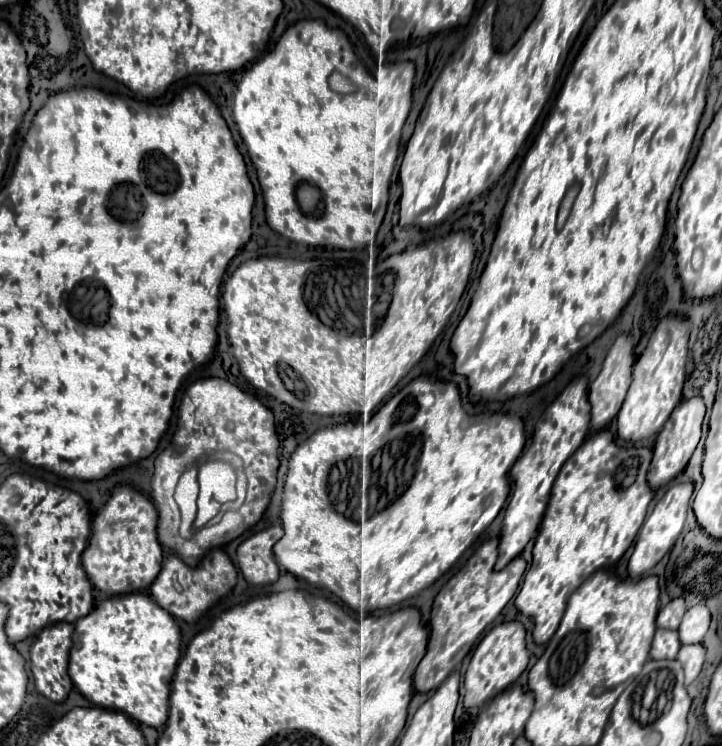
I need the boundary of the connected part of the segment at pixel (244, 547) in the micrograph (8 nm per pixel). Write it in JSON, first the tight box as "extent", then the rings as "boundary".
{"extent":[238,526,282,584],"boundary":[[[270,526],[246,538],[238,546],[238,564],[250,584],[268,584],[278,580],[278,564],[274,558],[274,544],[282,538],[282,526]]]}

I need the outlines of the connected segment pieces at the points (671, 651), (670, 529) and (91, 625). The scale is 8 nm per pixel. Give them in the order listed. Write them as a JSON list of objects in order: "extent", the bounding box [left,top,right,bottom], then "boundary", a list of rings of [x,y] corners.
[{"extent":[650,628,680,660],"boundary":[[[658,628],[654,634],[654,642],[652,642],[652,650],[650,650],[650,658],[654,660],[662,660],[662,658],[676,658],[680,650],[680,640],[678,640],[678,632],[676,630],[664,630]]]},{"extent":[628,482,692,578],"boundary":[[[684,482],[684,484],[674,484],[654,506],[652,514],[644,520],[638,538],[636,538],[636,546],[634,552],[630,556],[628,562],[628,572],[632,578],[640,578],[644,572],[648,572],[656,562],[660,562],[660,558],[674,546],[676,538],[680,536],[682,528],[684,528],[684,520],[686,520],[686,510],[688,510],[688,502],[692,496],[692,484]]]},{"extent":[68,592,180,728],"boundary":[[[144,592],[102,600],[74,624],[68,674],[94,706],[120,710],[140,724],[160,728],[168,718],[168,696],[180,660],[180,628],[176,620]]]}]

